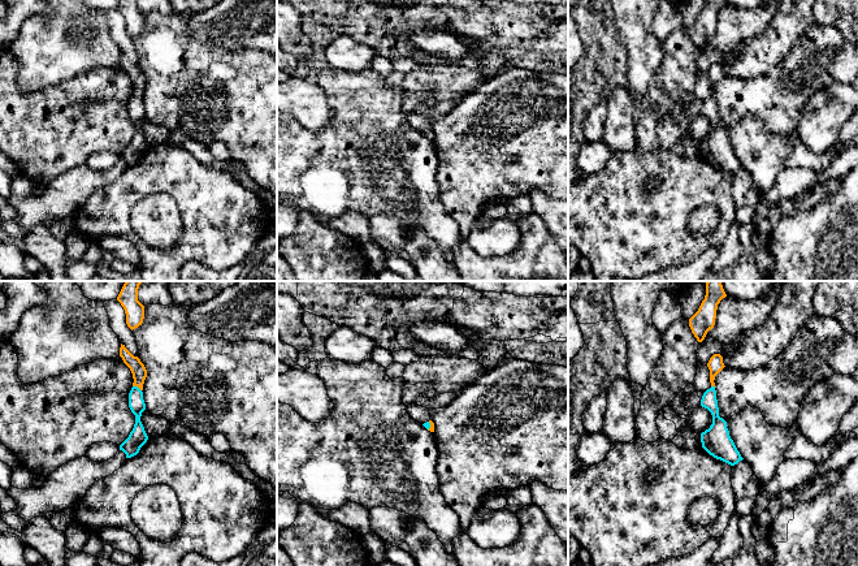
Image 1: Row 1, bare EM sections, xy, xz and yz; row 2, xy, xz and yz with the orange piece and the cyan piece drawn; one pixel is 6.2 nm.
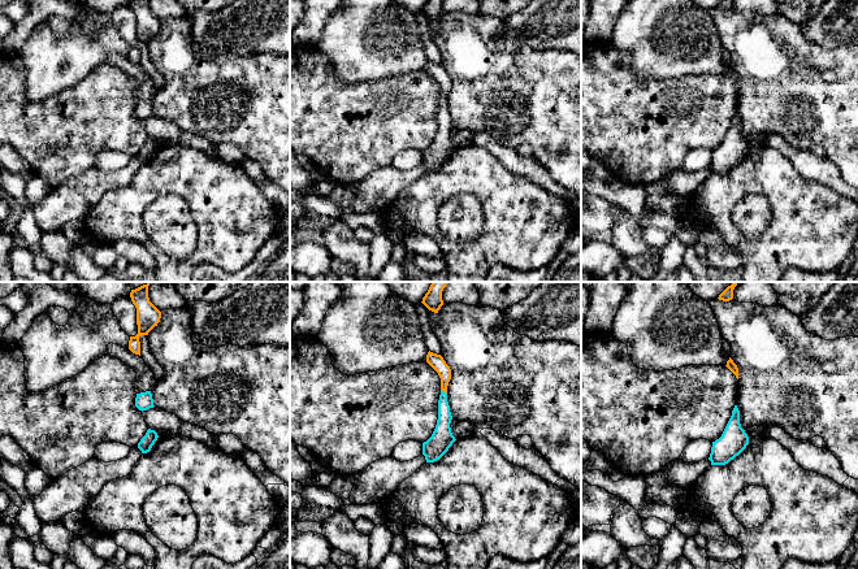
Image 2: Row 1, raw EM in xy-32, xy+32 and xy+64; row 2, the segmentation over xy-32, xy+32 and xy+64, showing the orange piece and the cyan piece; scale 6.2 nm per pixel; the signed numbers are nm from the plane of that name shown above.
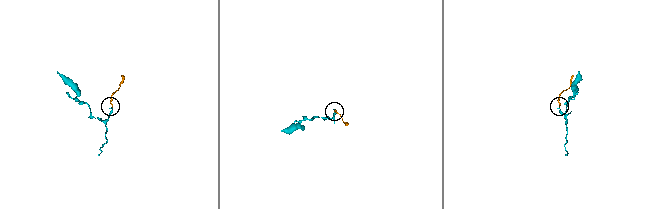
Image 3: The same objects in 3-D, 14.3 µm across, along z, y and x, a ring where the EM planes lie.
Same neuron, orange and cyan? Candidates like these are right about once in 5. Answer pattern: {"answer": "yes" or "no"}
{"answer": "yes"}

